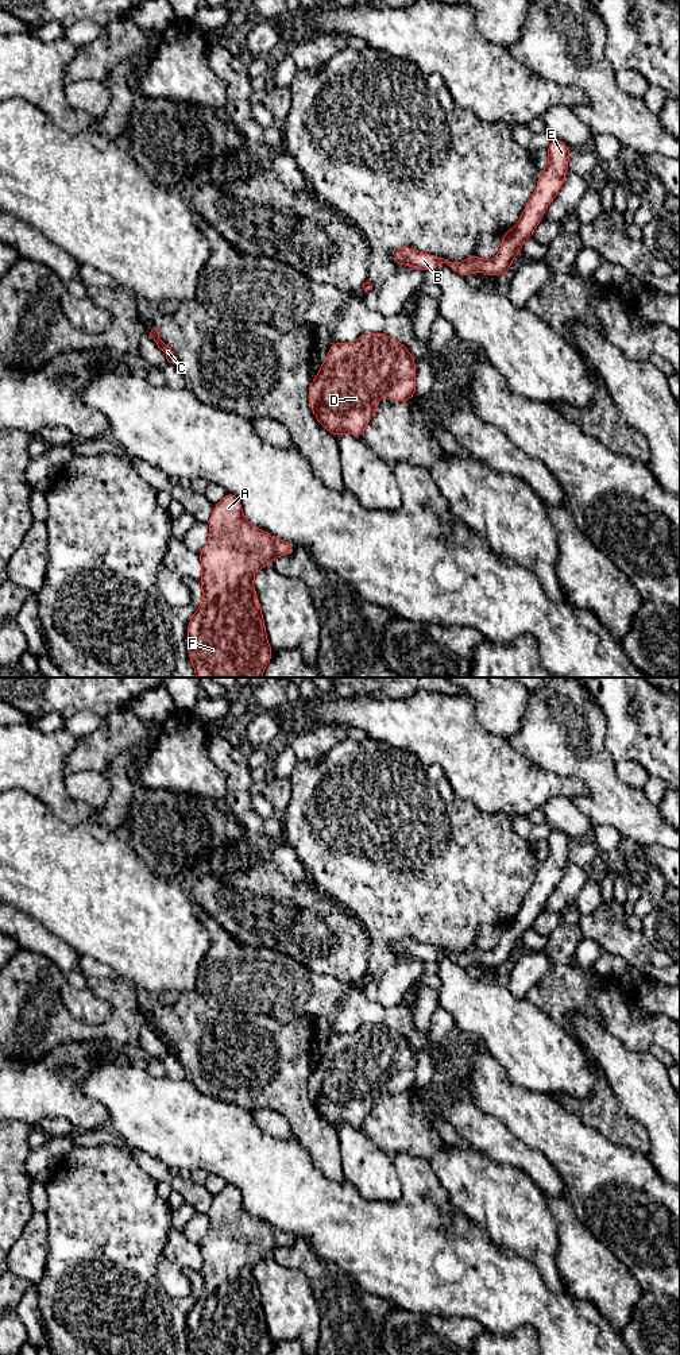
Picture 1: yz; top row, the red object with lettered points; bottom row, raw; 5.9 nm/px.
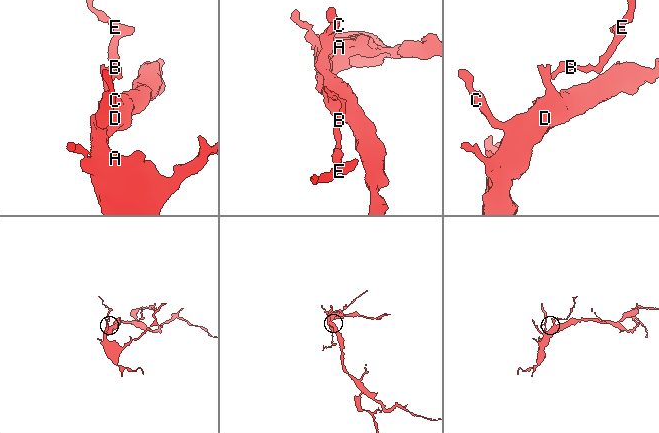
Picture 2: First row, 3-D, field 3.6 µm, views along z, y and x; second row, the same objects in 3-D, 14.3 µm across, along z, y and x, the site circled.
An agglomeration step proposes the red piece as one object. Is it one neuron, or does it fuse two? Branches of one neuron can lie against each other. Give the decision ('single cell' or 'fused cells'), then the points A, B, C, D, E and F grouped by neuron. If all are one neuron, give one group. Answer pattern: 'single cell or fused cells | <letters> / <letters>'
fused cells | A C D F / B E

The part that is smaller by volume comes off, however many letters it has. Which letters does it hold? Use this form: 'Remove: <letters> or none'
Remove: B, E

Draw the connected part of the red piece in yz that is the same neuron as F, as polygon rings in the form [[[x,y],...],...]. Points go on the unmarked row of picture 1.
[[[225,1184],[206,1213],[210,1225],[198,1244],[202,1290],[189,1310],[186,1337],[192,1355],[268,1355],[274,1343],[267,1332],[254,1266],[277,1247],[290,1246],[295,1236],[251,1216],[239,1188]]]

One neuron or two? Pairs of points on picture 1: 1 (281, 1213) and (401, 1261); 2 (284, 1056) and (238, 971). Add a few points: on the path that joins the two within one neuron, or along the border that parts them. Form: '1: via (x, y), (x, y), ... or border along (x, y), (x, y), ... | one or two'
1: via (310, 1213), (327, 1213), (348, 1231), (371, 1240) | one
2: border along (230, 1008), (292, 1020) | two

